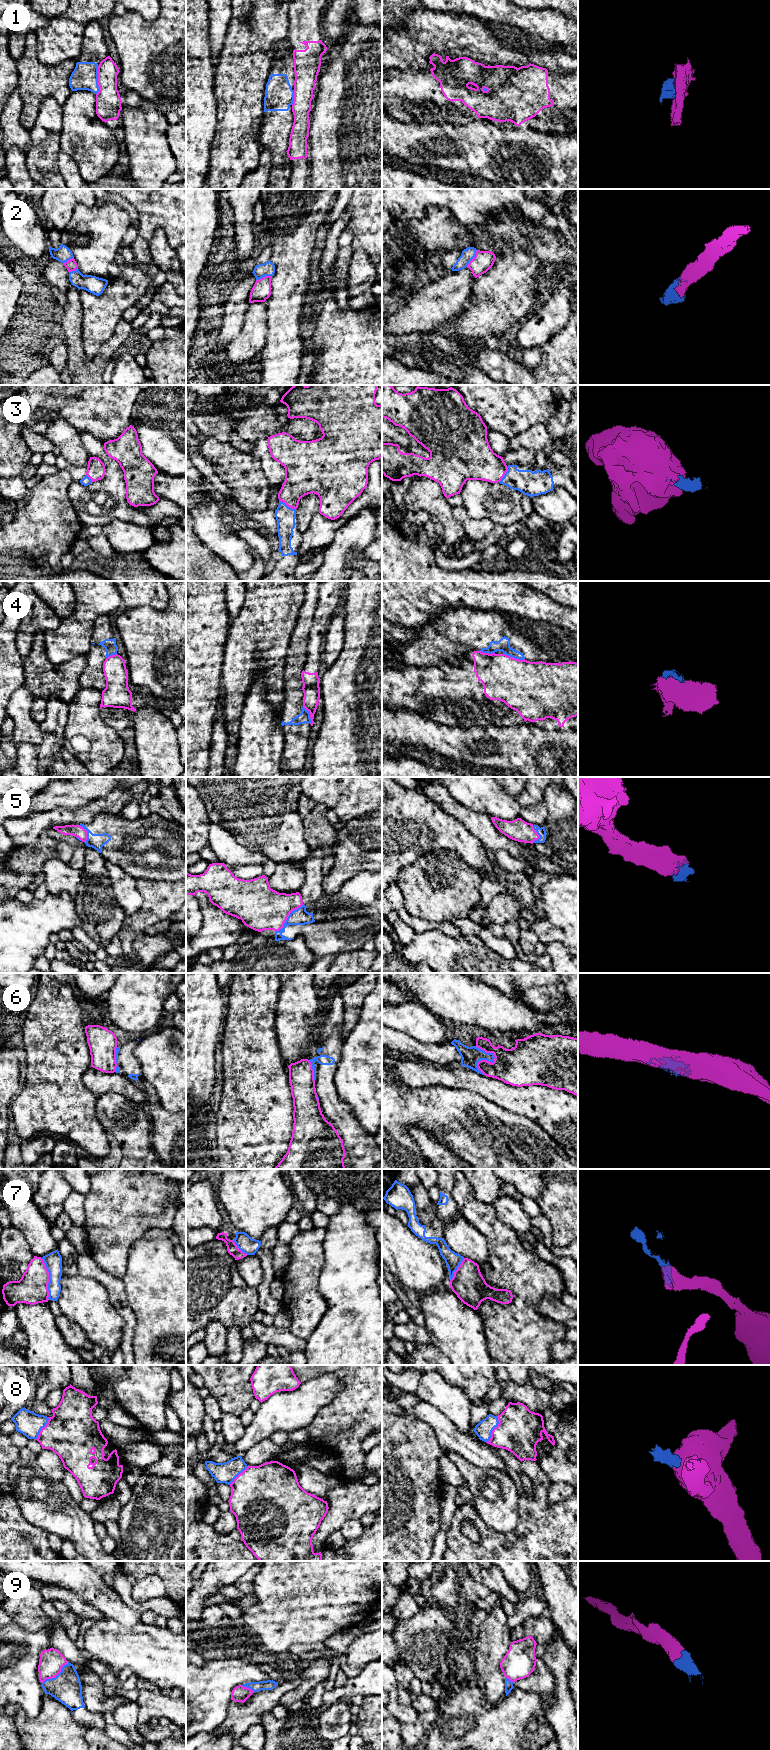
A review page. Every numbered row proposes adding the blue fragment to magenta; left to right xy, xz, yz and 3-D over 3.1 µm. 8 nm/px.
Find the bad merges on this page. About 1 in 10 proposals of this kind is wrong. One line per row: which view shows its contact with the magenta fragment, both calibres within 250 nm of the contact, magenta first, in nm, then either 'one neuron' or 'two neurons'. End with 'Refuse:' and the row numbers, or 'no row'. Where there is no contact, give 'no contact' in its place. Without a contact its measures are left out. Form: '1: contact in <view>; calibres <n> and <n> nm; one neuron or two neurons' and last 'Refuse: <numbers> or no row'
1: contact in xy; calibres 200 and 200 nm; two neurons
2: contact in yz; calibres 160 and 100 nm; one neuron
3: contact in xz; calibres 280 and 160 nm; one neuron
4: contact in yz; calibres 420 and 100 nm; two neurons
5: contact in xz; calibres 360 and 130 nm; one neuron
6: contact in yz; calibres 340 and 150 nm; two neurons
7: contact in xy; calibres 240 and 140 nm; two neurons
8: contact in yz; calibres 360 and 140 nm; one neuron
9: contact in xy; calibres 200 and 240 nm; one neuron
Refuse: 1, 4, 6, 7

